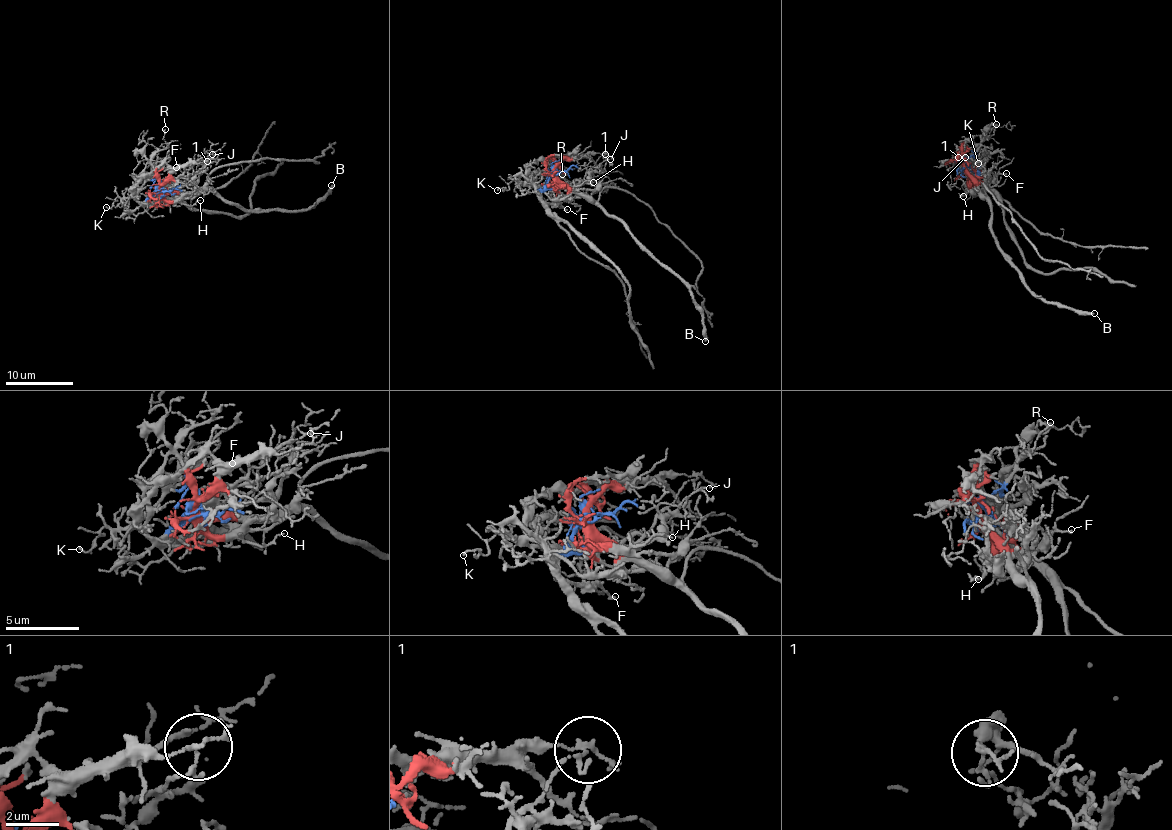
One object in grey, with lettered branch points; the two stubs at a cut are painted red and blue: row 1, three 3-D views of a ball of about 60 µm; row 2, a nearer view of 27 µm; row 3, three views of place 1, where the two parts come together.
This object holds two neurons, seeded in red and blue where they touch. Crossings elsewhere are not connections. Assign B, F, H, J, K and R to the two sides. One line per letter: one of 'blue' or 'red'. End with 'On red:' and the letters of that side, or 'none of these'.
B: red
F: blue
H: red
J: red
K: blue
R: blue
On red: B, H, J

